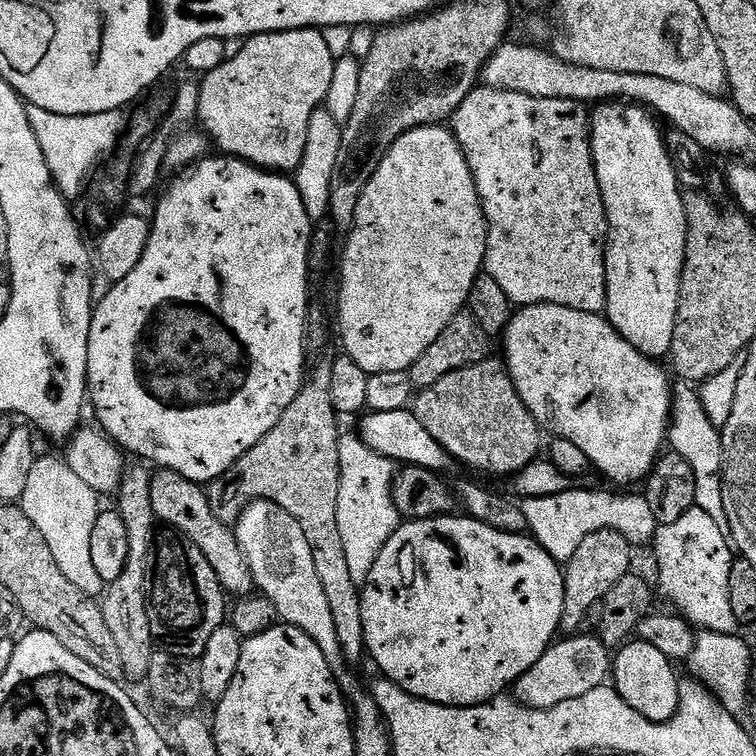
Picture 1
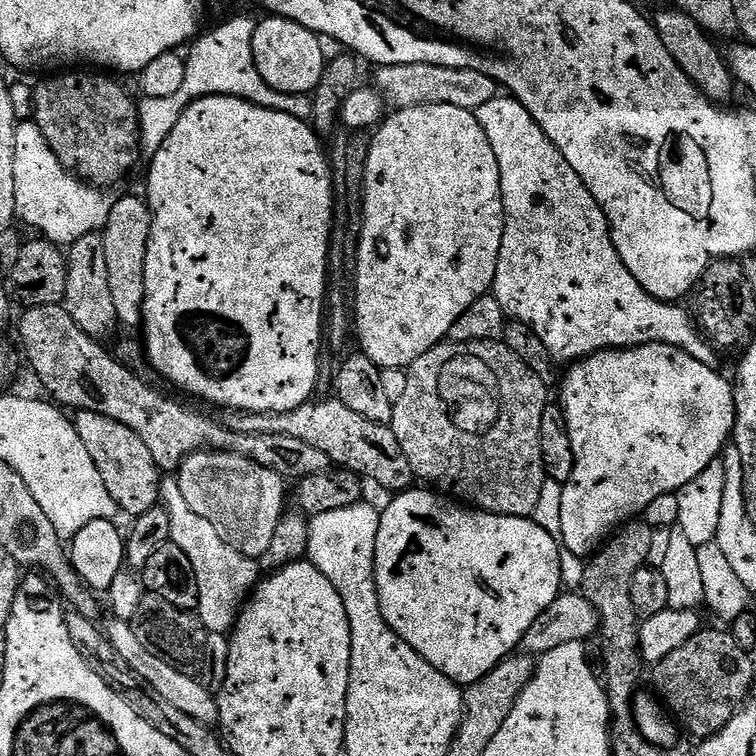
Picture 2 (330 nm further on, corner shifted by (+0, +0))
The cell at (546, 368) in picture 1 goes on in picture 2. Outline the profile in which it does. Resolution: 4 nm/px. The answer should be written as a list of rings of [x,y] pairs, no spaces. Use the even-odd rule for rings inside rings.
[[[639,344],[637,348],[609,348],[606,352],[595,352],[592,356],[585,356],[583,360],[575,361],[572,368],[564,376],[560,384],[560,397],[558,403],[564,410],[566,418],[566,430],[570,430],[570,446],[574,446],[574,474],[570,474],[567,484],[562,490],[562,510],[558,513],[560,520],[560,532],[558,540],[563,551],[572,556],[593,555],[619,529],[621,526],[635,521],[644,513],[646,506],[659,498],[661,494],[677,493],[680,488],[686,486],[710,466],[712,462],[728,447],[732,438],[732,427],[736,421],[736,407],[734,406],[733,385],[724,376],[719,376],[717,370],[711,364],[698,362],[690,354],[686,354],[680,348],[669,344]]]

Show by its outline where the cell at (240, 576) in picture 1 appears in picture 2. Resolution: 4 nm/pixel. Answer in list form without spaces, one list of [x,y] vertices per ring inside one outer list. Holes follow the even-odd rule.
[[[77,411],[74,423],[82,438],[82,446],[90,458],[94,458],[94,466],[98,466],[98,474],[102,474],[102,482],[106,482],[106,490],[110,490],[110,498],[114,498],[117,509],[128,518],[146,514],[146,510],[157,507],[161,503],[160,481],[162,470],[150,458],[150,450],[142,443],[142,438],[134,434],[122,422],[114,422],[102,414]]]

